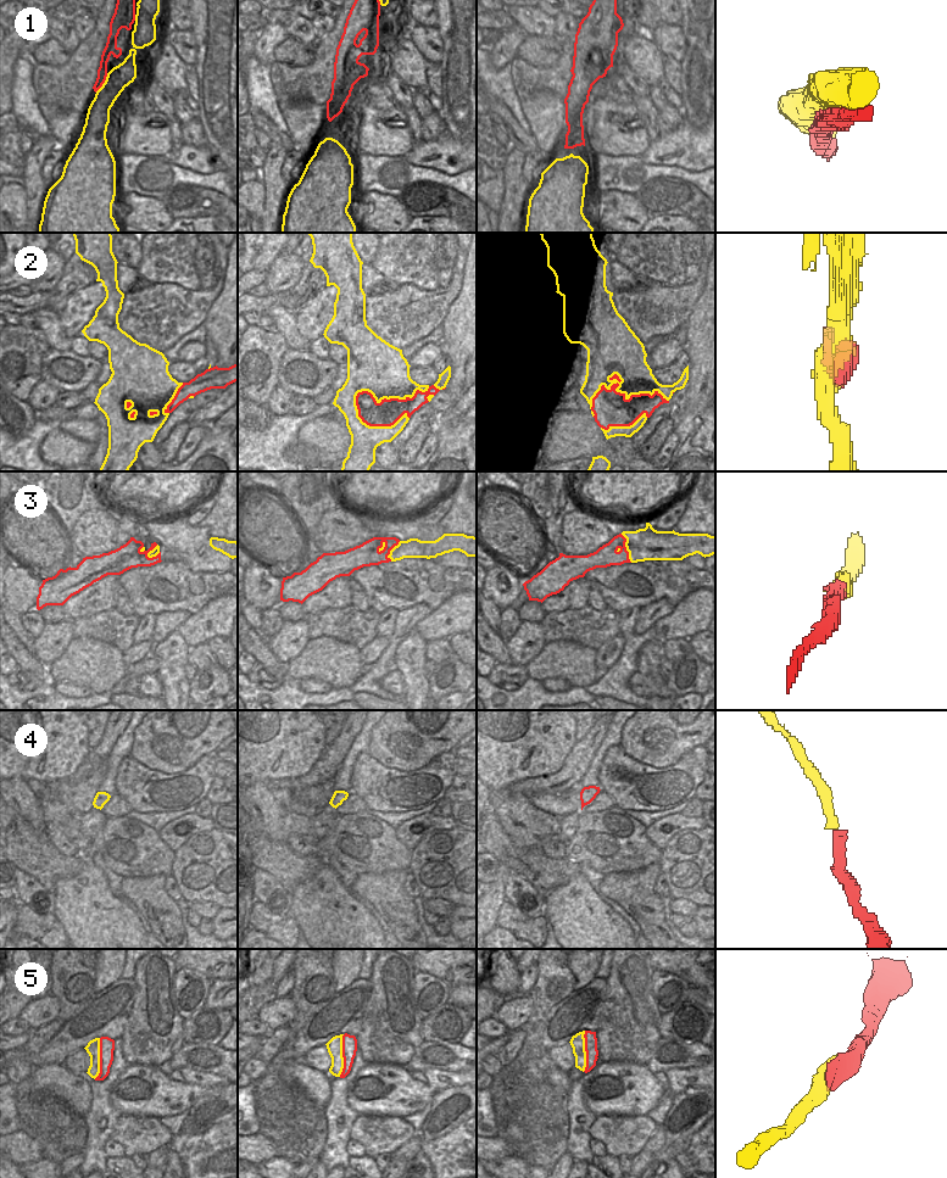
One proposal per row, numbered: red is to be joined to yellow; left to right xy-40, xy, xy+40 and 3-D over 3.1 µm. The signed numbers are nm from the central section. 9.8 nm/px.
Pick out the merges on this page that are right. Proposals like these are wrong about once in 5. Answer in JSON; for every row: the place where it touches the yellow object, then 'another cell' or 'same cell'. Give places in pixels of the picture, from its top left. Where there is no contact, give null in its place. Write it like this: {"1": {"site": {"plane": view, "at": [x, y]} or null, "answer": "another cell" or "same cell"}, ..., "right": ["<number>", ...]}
{"1": {"site": {"plane": "xy-40", "at": [104, 83]}, "answer": "same cell"}, "2": {"site": {"plane": "xy", "at": [382, 398]}, "answer": "same cell"}, "3": {"site": {"plane": "xy+40", "at": [627, 548]}, "answer": "same cell"}, "4": {"site": null, "answer": "same cell"}, "5": {"site": {"plane": "xy", "at": [341, 1055]}, "answer": "same cell"}, "right": ["1", "2", "3", "4", "5"]}

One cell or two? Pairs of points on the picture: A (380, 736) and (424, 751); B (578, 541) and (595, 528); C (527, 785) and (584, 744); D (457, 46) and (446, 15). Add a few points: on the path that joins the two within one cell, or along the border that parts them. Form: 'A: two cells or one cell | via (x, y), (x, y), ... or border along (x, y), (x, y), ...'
A: one cell | via (391, 738), (407, 738), (413, 744)
B: one cell | via (581, 537), (591, 531)
C: one cell | via (544, 785), (555, 783), (577, 761)
D: one cell | via (457, 39), (457, 26), (453, 22)

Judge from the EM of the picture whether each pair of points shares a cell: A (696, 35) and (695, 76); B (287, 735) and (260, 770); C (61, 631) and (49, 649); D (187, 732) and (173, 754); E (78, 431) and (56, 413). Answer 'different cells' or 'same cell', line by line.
A: same cell
B: same cell
C: same cell
D: same cell
E: different cells

